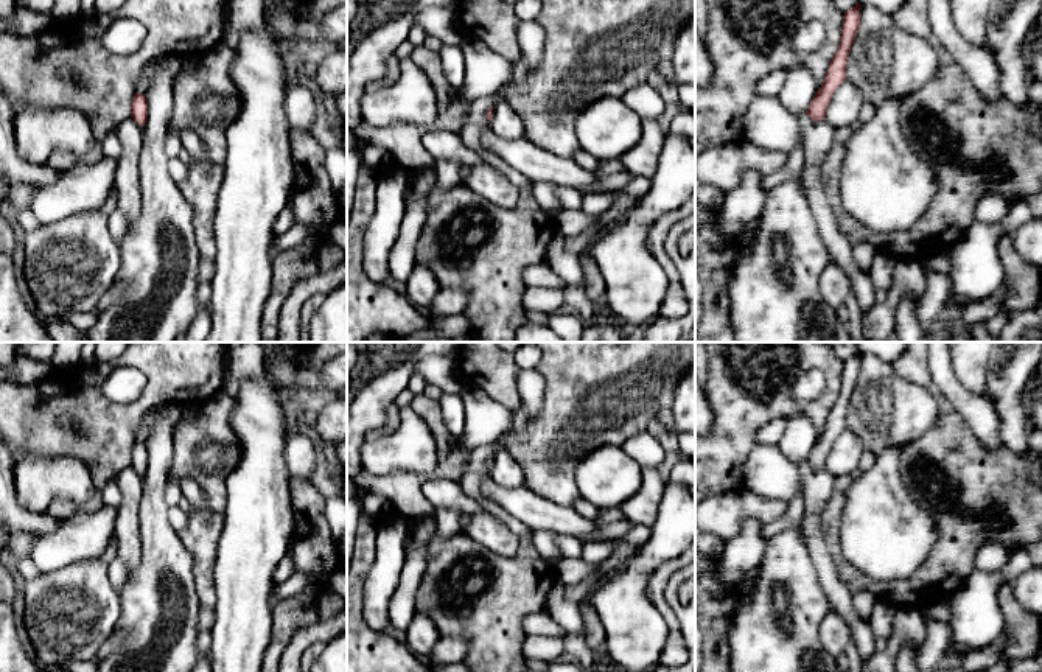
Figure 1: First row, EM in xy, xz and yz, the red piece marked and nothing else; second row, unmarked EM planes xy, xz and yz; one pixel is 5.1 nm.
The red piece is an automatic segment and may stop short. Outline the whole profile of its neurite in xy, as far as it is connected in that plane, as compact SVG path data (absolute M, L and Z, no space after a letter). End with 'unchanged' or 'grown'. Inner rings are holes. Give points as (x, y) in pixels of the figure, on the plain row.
M134 442L131 451L131 465L143 476L148 467L148 448L146 443Z; unchanged

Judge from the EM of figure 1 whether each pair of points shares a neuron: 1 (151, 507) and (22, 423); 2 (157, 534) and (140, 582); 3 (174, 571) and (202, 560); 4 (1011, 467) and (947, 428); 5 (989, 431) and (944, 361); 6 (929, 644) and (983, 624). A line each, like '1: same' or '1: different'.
1: different
2: same
3: different
4: same
5: same
6: different

